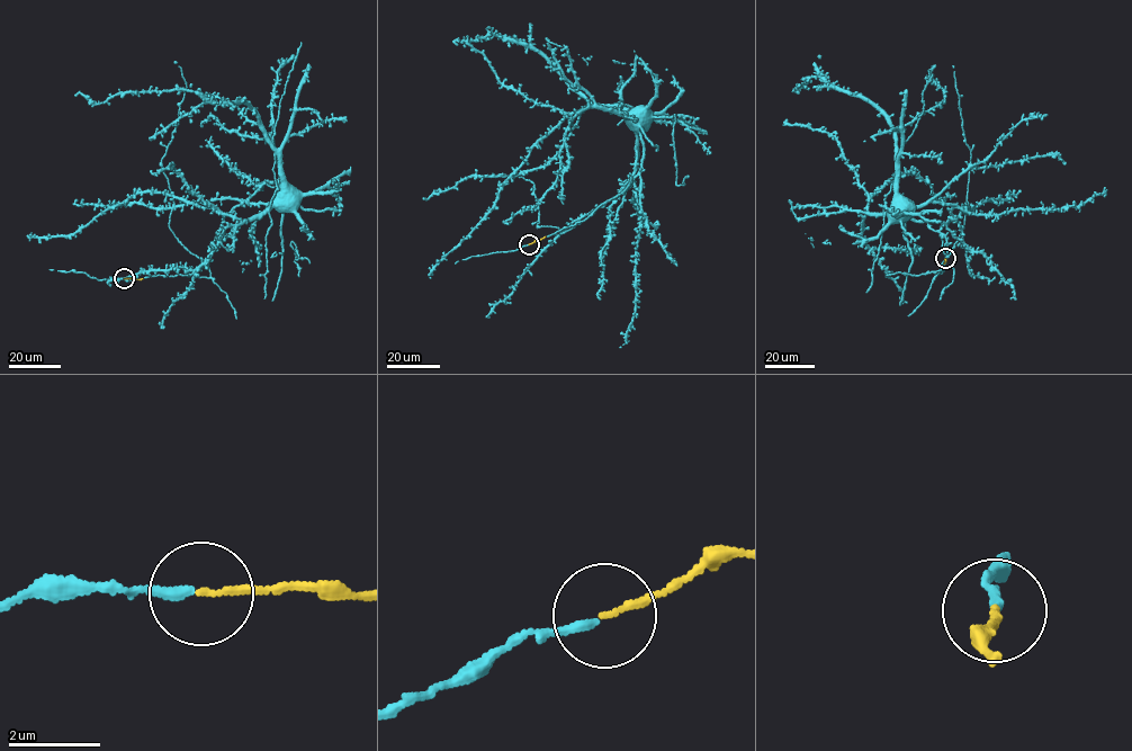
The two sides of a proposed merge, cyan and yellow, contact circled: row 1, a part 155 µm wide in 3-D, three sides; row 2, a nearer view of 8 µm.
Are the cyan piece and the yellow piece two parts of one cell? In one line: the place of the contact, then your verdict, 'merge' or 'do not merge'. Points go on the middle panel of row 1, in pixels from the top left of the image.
at (529, 244); merge

